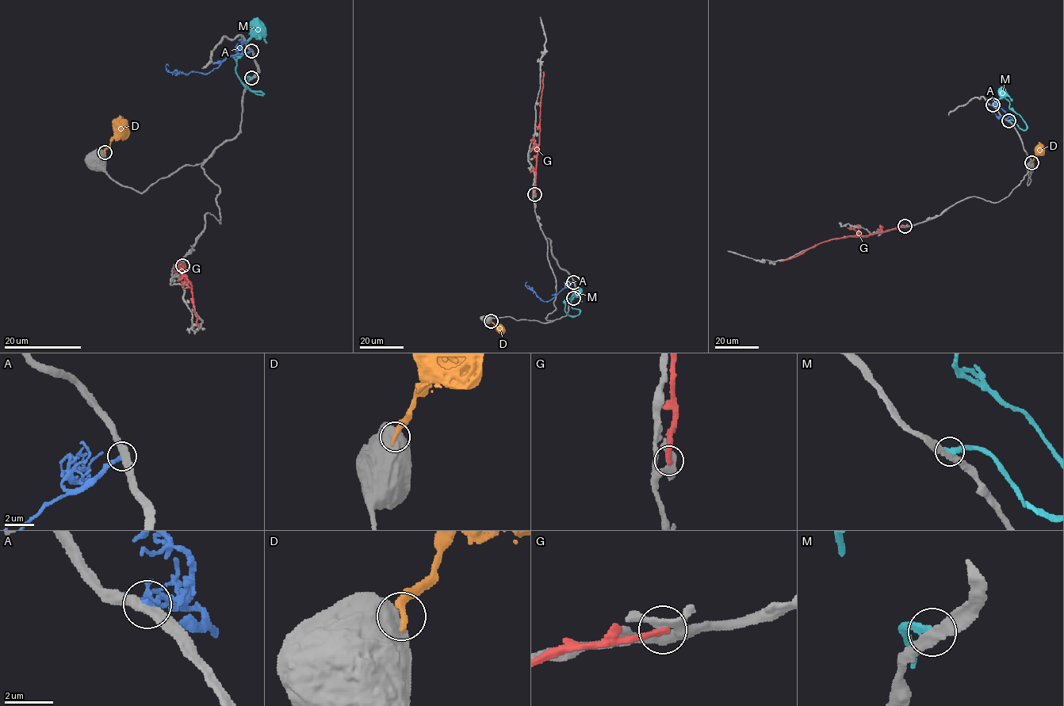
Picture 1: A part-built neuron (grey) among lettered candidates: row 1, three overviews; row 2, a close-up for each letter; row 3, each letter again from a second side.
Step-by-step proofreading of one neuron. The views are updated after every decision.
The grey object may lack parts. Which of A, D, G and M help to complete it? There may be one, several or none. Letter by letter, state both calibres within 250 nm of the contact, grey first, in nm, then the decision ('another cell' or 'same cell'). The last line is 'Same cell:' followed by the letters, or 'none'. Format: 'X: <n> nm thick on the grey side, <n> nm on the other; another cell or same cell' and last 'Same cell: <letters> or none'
A: 400 nm thick on the grey side, 320 nm on the other; another cell
D: 950 nm thick on the grey side, 360 nm on the other; another cell
G: 260 nm thick on the grey side, 300 nm on the other; another cell
M: 360 nm thick on the grey side, 340 nm on the other; another cell
Same cell: none

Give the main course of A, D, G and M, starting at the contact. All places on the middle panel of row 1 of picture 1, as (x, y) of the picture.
A: (573, 282), (545, 302), (526, 286), (527, 281)
D: (491, 321), (498, 331), (502, 331)
G: (534, 194), (544, 71)
M: (573, 298), (572, 307), (578, 308), (579, 313), (569, 315), (565, 312), (565, 301), (574, 295), (582, 301)

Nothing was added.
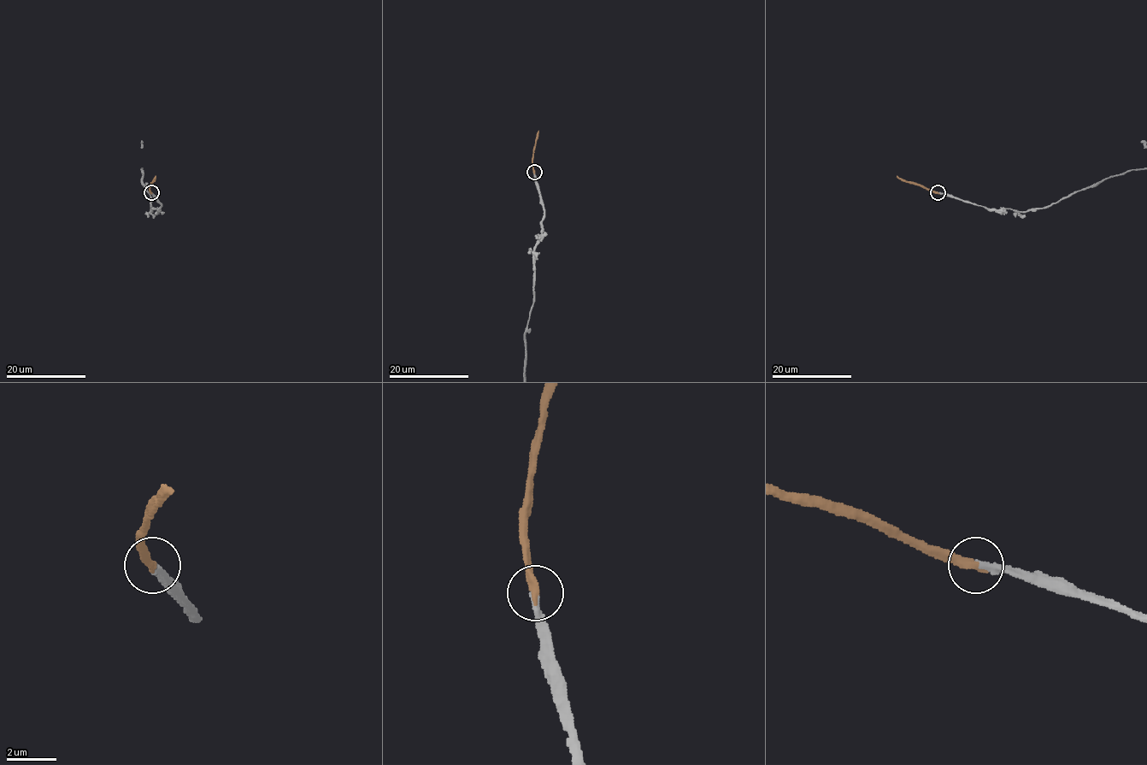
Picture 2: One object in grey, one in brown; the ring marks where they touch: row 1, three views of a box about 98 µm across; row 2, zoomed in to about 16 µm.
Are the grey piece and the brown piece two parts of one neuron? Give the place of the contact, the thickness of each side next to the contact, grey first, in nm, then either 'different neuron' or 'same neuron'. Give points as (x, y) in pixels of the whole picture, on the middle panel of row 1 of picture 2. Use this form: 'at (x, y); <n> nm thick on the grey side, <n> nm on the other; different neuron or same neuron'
at (534, 172); 320 nm thick on the grey side, 340 nm on the other; same neuron

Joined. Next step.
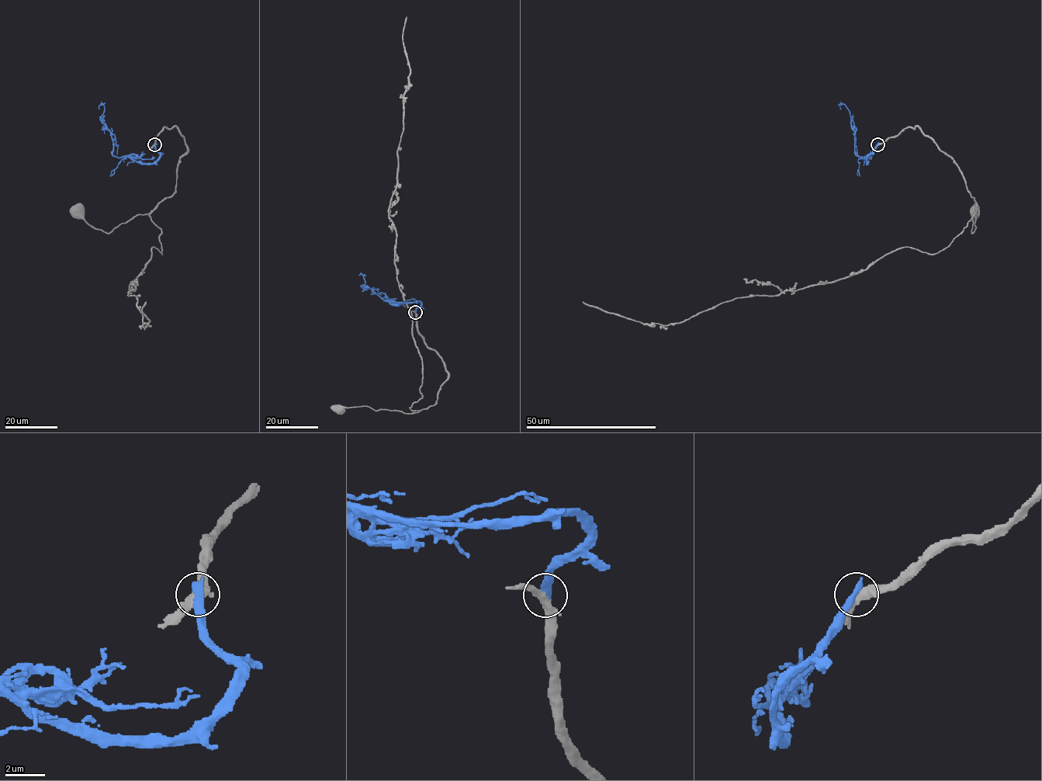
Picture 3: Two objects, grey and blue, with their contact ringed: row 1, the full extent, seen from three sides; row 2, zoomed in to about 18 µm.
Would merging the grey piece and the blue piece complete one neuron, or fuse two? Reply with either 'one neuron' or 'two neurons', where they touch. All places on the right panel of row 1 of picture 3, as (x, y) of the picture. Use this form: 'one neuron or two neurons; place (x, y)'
two neurons; place (877, 144)

